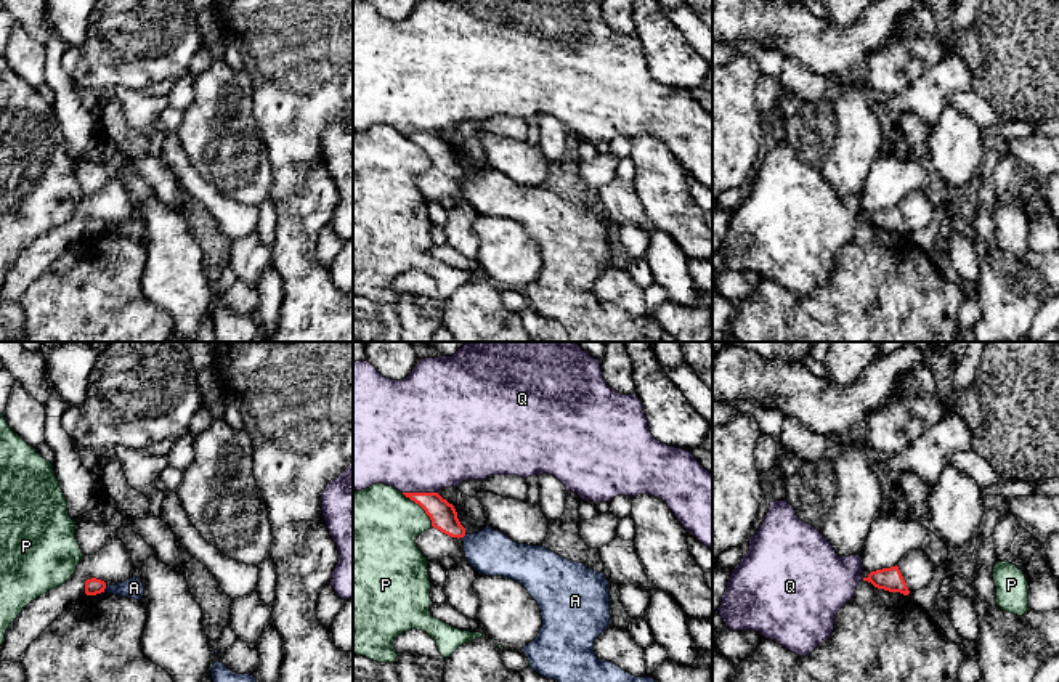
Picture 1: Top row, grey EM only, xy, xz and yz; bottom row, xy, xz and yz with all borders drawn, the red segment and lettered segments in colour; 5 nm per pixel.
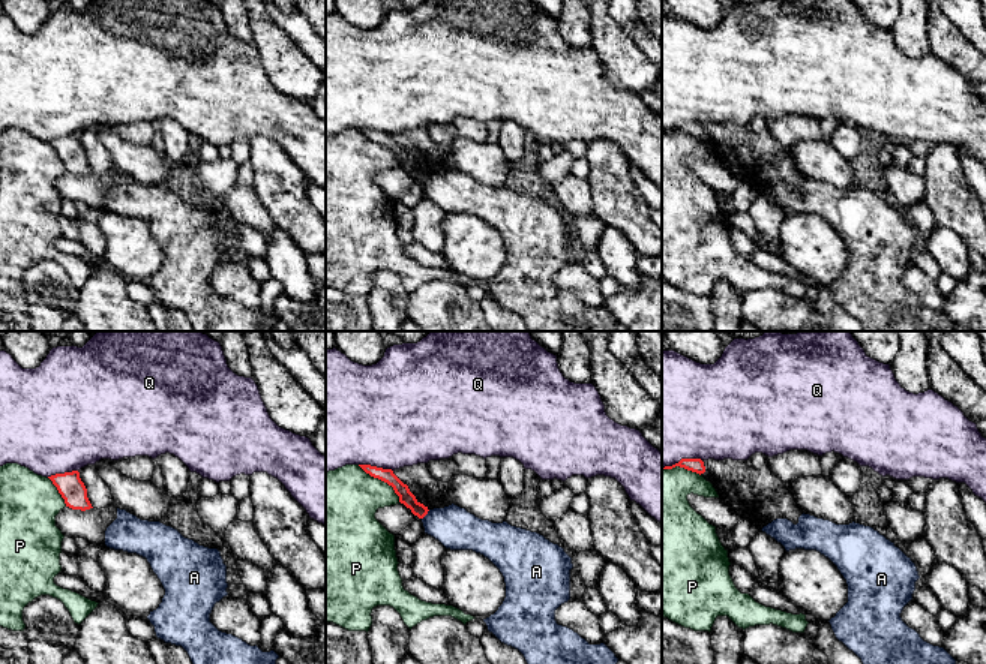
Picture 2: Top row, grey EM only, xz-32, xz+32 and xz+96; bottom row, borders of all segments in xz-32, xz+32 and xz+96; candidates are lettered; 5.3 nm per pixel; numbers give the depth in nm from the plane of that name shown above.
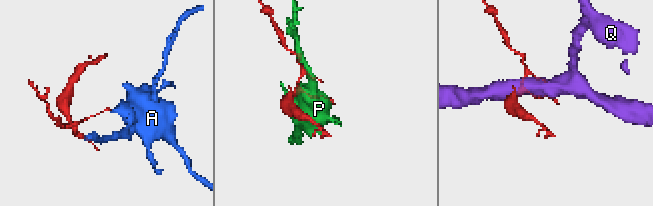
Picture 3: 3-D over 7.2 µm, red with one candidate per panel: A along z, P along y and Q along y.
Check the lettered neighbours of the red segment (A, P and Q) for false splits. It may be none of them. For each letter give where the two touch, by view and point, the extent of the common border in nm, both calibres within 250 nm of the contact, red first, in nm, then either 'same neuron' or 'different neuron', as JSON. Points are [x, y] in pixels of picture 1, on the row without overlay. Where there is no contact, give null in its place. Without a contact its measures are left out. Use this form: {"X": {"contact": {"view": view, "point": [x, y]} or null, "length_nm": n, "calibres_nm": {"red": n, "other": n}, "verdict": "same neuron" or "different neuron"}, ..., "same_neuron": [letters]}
{"A": {"contact": {"view": "xy", "point": [105, 228]}, "length_nm": 40, "calibres_nm": {"red": 90, "other": 100}, "verdict": "different neuron"}, "P": {"contact": {"view": "xz", "point": [421, 146]}, "length_nm": 220, "calibres_nm": {"red": 140, "other": 400}, "verdict": "different neuron"}, "Q": {"contact": {"view": "xz", "point": [421, 133]}, "length_nm": 180, "calibres_nm": {"red": 140, "other": 500}, "verdict": "different neuron"}, "same_neuron": []}

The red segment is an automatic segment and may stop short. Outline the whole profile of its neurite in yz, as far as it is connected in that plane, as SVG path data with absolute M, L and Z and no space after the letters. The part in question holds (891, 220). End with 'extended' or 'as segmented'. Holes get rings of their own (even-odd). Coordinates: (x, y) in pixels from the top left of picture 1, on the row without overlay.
M897 205L891 209L871 212L866 218L863 218L863 221L868 221L874 228L884 229L889 233L900 233L903 236L910 234L907 223Z; as segmented

